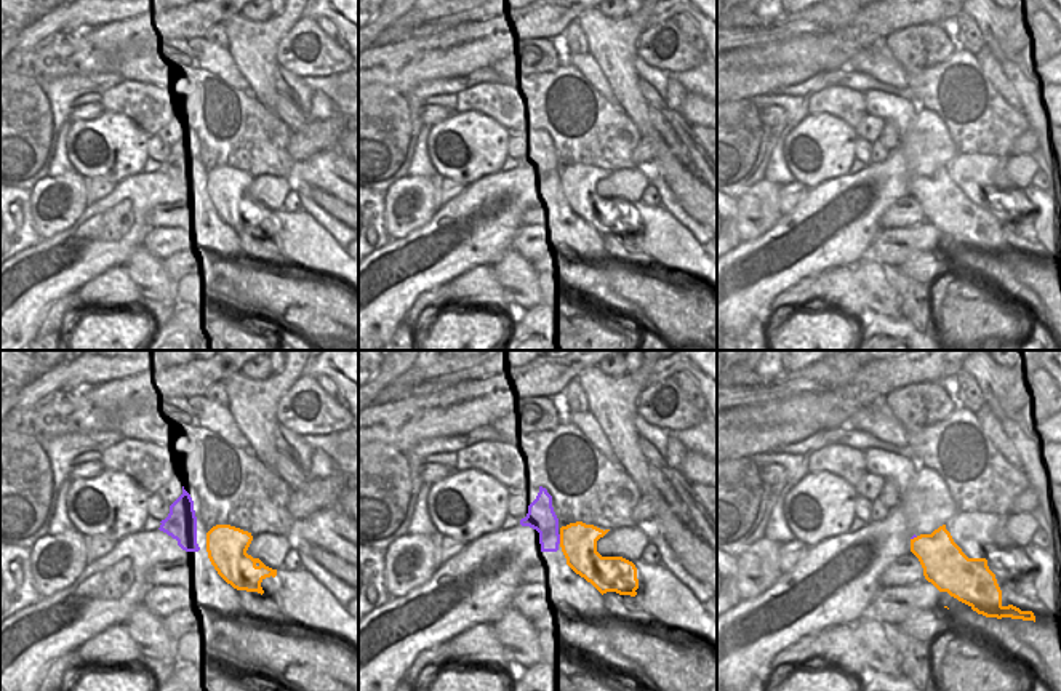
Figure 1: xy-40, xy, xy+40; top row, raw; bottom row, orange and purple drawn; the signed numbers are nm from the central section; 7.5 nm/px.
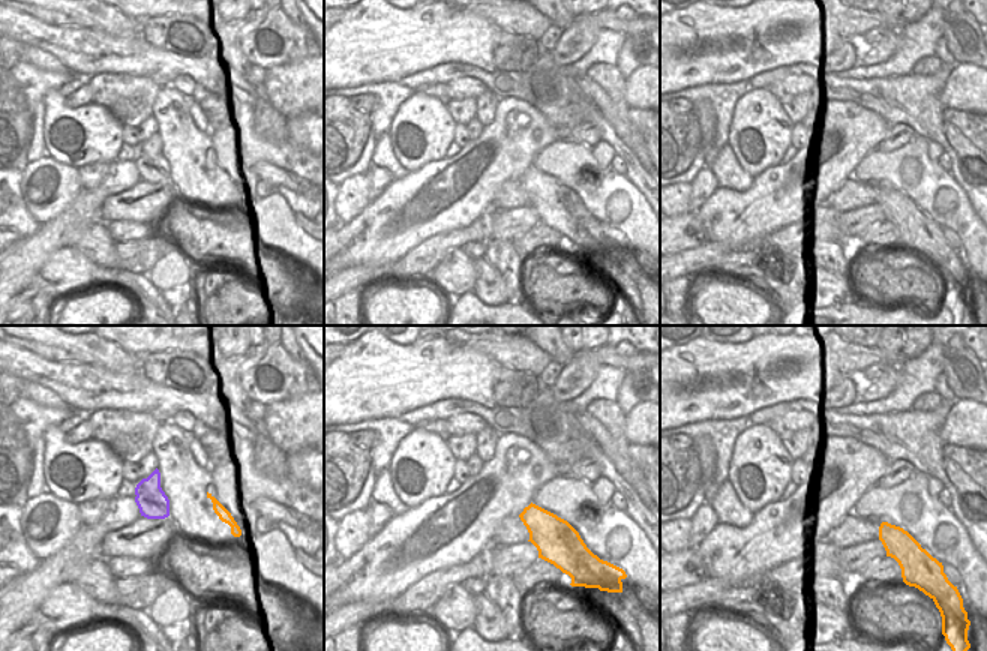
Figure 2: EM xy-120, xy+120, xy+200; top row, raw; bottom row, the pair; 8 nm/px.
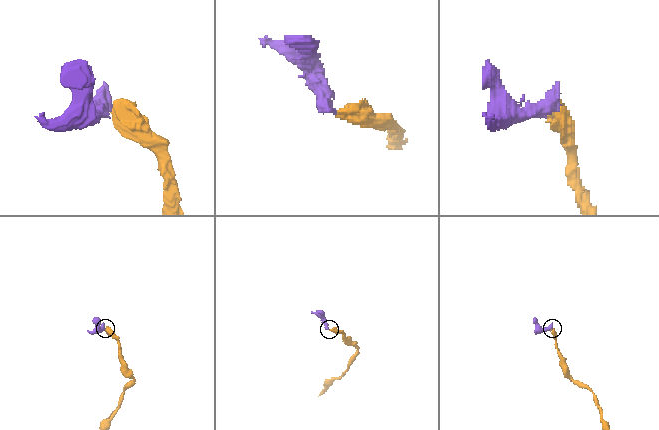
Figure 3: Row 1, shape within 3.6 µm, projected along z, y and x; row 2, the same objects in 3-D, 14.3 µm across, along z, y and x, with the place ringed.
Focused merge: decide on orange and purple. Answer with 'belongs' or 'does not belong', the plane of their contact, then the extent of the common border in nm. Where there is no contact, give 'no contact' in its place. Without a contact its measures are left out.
does not belong | xy | 70 nm

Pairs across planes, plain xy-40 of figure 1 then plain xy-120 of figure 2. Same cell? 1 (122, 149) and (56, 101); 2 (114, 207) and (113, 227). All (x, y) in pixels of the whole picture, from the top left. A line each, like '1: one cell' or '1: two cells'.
1: one cell
2: two cells

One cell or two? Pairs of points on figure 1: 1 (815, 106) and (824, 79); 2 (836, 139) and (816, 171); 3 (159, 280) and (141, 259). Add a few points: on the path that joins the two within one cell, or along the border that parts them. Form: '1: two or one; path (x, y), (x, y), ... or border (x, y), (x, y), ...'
1: two; border (860, 90), (826, 87), (807, 96)
2: one; path (828, 147), (821, 154), (820, 163)
3: one; path (154, 275), (143, 264)

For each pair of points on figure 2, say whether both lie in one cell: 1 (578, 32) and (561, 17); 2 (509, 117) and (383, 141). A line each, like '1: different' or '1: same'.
1: different
2: different

